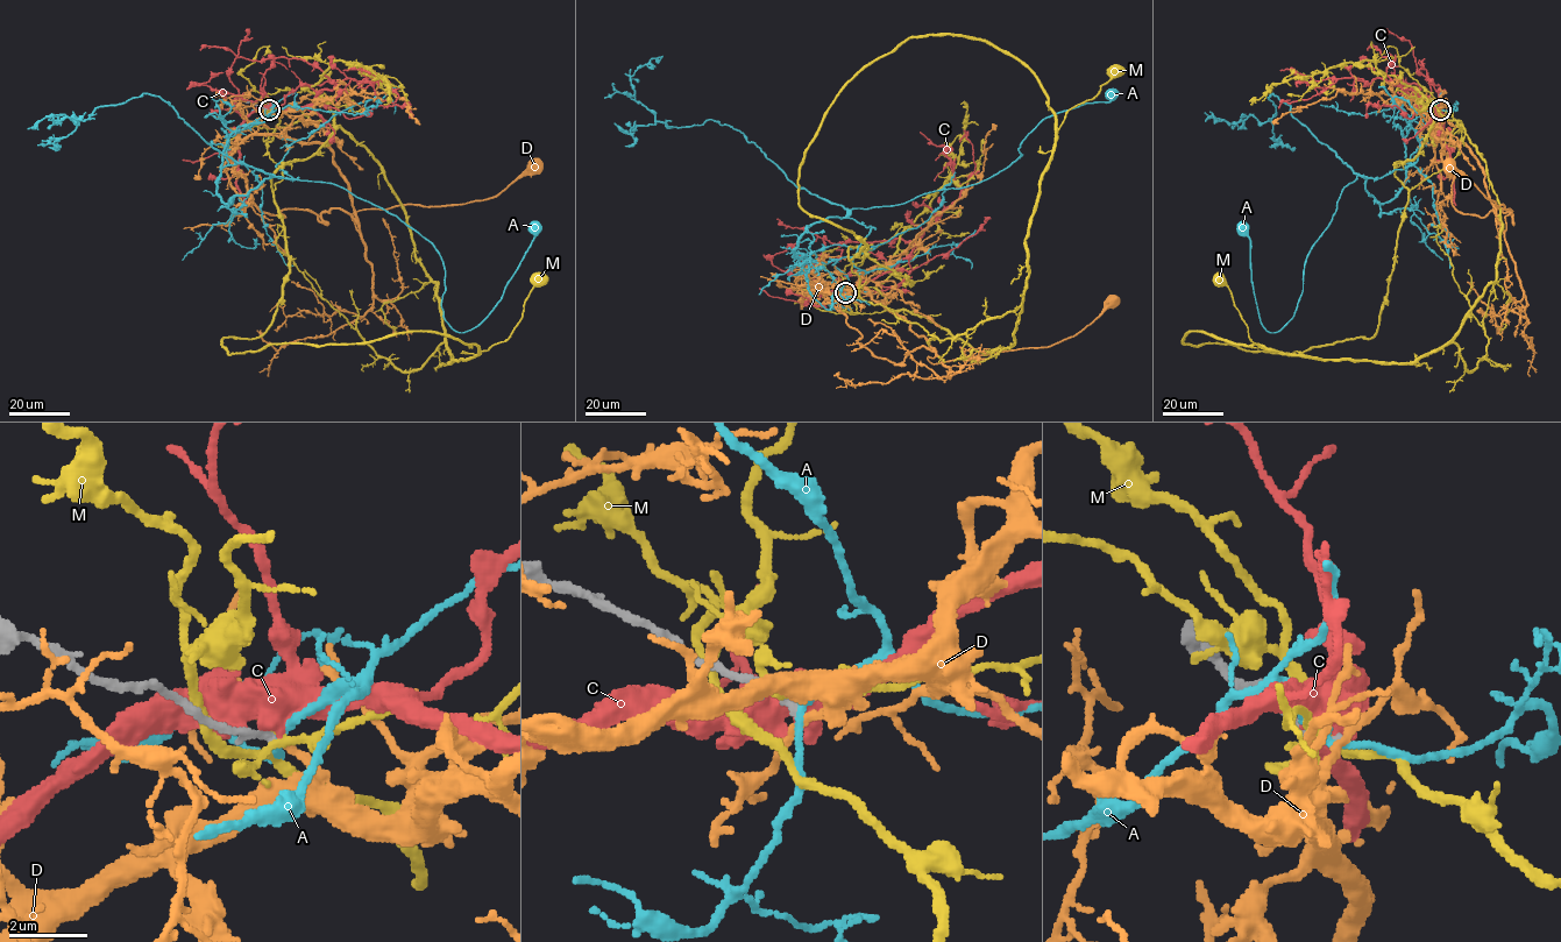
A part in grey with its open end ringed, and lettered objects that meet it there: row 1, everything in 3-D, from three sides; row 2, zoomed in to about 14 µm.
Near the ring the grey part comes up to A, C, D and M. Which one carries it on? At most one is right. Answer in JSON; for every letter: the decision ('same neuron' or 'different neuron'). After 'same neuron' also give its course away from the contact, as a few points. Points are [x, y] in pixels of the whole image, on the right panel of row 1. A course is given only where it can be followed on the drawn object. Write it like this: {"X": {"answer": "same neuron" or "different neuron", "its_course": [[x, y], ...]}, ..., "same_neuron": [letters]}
{"A": {"answer": "different neuron"}, "C": {"answer": "different neuron"}, "D": {"answer": "different neuron"}, "M": {"answer": "different neuron"}, "same_neuron": []}

